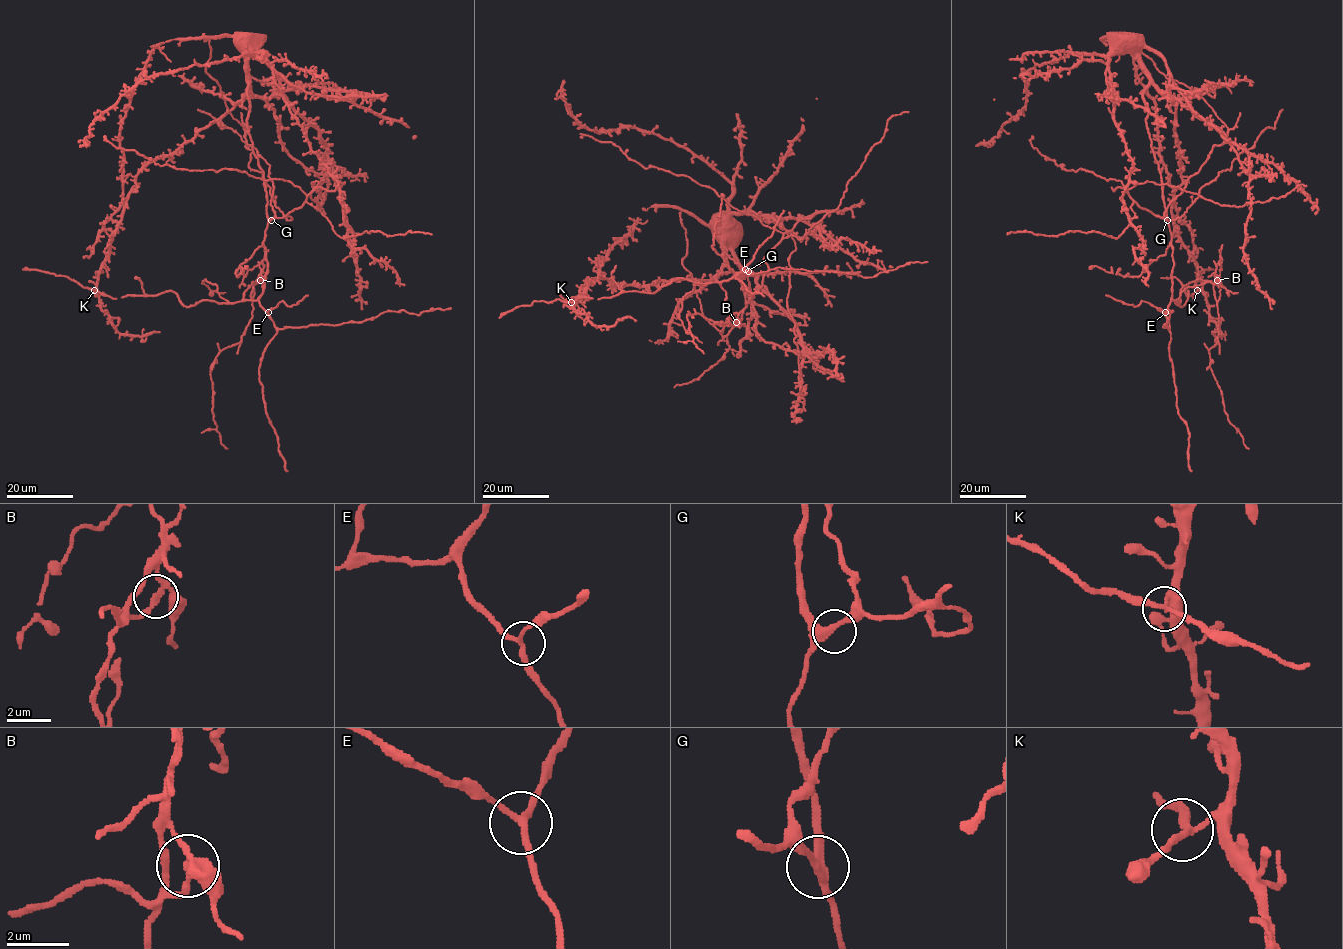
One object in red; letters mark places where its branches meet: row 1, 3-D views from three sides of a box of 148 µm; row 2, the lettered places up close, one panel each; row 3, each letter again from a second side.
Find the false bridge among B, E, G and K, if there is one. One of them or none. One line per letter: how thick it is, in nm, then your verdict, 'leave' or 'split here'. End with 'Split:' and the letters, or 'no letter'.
B: 190 nm thick; split here
E: 190 nm thick; leave
G: 260 nm thick; leave
K: 190 nm thick; leave
Split: B

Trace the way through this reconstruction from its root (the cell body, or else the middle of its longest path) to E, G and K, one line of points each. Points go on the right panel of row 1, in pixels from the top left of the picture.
E: (1116, 39), (1148, 79), (1146, 127), (1172, 249), (1172, 297), (1165, 312)
G: (1116, 39), (1136, 56), (1148, 79), (1143, 96), (1148, 110), (1146, 127), (1161, 173), (1167, 220)
K: (1116, 39), (1175, 107), (1182, 184), (1172, 214), (1202, 283), (1197, 290)

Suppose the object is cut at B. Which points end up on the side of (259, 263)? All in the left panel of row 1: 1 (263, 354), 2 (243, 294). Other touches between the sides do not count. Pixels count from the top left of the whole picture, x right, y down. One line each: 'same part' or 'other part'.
1: other part
2: other part

